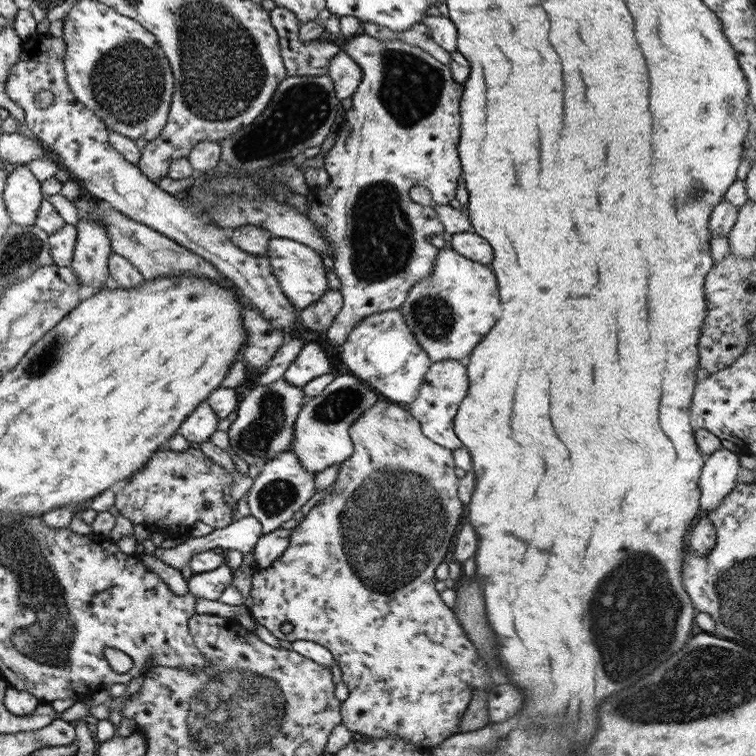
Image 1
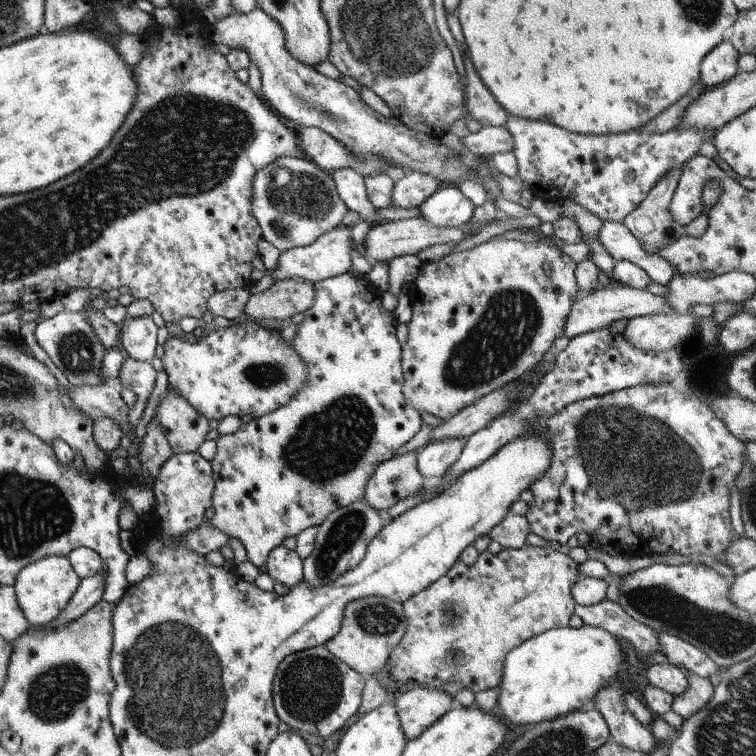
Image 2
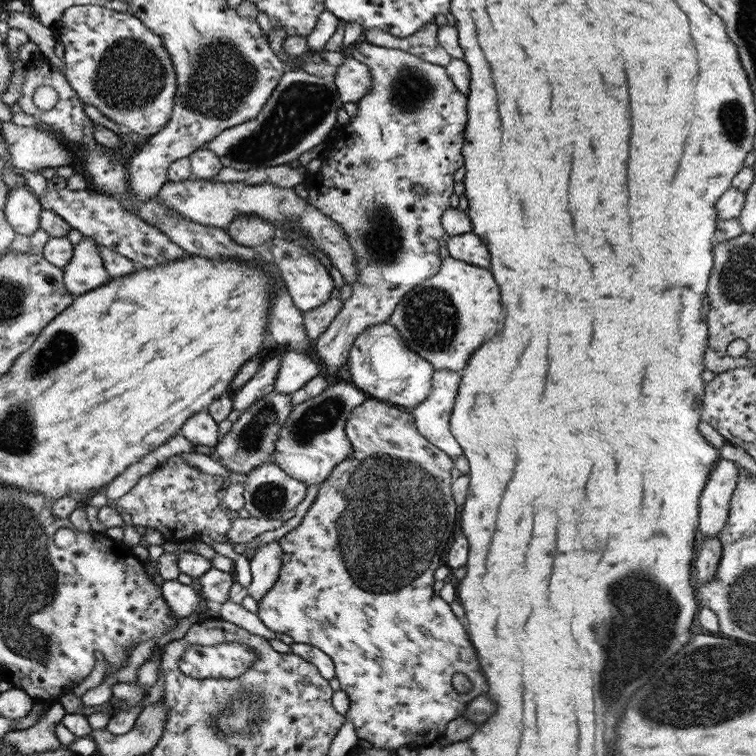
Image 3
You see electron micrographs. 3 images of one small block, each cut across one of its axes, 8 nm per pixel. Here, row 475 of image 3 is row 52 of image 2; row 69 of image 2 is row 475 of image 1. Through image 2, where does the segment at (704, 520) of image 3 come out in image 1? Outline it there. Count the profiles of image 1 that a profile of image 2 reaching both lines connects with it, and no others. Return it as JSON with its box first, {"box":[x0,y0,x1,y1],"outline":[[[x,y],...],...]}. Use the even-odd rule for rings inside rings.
{"box":[698,447,739,517],"outline":[[[721,447],[705,456],[698,478],[698,506],[702,516],[709,517],[725,494],[731,492],[737,482],[739,468],[738,451],[731,452]]]}

